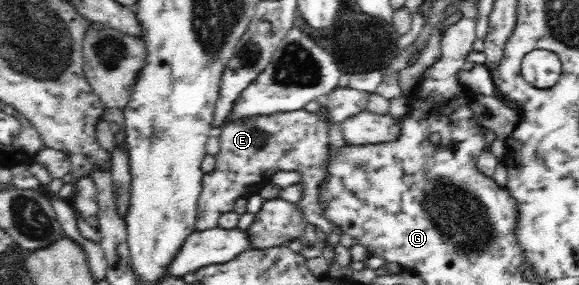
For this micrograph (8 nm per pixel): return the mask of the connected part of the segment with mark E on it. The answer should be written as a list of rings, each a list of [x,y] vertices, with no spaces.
[[[320,103],[318,113],[306,109],[274,112],[274,114],[250,114],[244,119],[228,118],[216,133],[220,140],[220,151],[215,156],[213,172],[202,174],[202,190],[198,198],[198,218],[195,230],[208,230],[218,227],[218,219],[225,212],[234,211],[235,202],[246,197],[246,188],[254,182],[262,184],[266,176],[273,176],[278,170],[296,170],[302,174],[300,188],[302,198],[297,206],[305,221],[314,224],[317,230],[326,234],[332,232],[332,224],[317,204],[316,188],[324,178],[324,158],[328,154],[330,125],[324,105]]]

